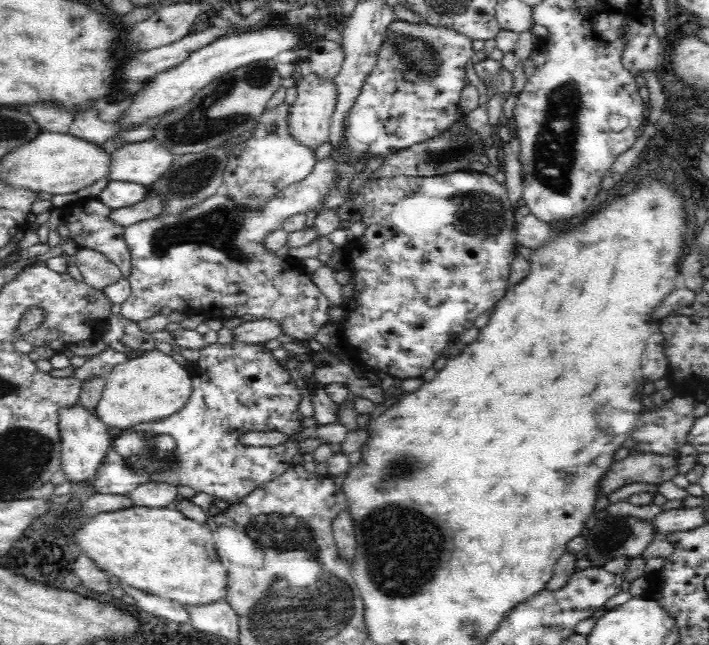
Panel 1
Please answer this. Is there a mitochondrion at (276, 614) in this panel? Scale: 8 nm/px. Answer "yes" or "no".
yes

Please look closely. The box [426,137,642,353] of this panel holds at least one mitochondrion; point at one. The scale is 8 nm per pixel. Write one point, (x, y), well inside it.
(479, 213)

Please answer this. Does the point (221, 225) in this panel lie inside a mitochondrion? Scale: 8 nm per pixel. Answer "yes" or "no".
yes

